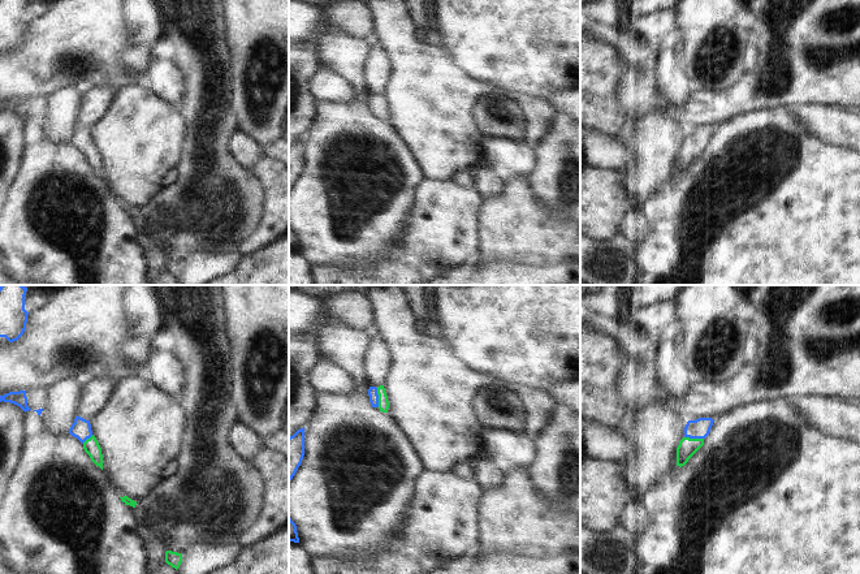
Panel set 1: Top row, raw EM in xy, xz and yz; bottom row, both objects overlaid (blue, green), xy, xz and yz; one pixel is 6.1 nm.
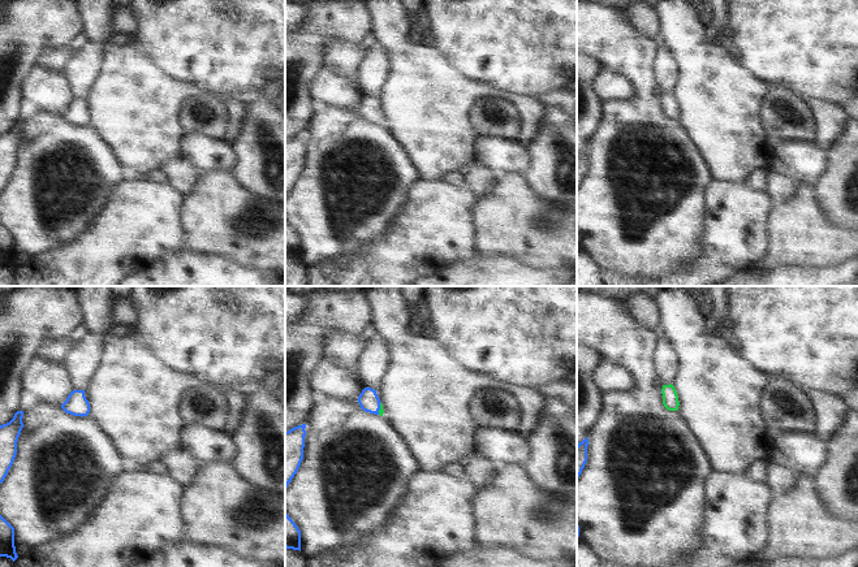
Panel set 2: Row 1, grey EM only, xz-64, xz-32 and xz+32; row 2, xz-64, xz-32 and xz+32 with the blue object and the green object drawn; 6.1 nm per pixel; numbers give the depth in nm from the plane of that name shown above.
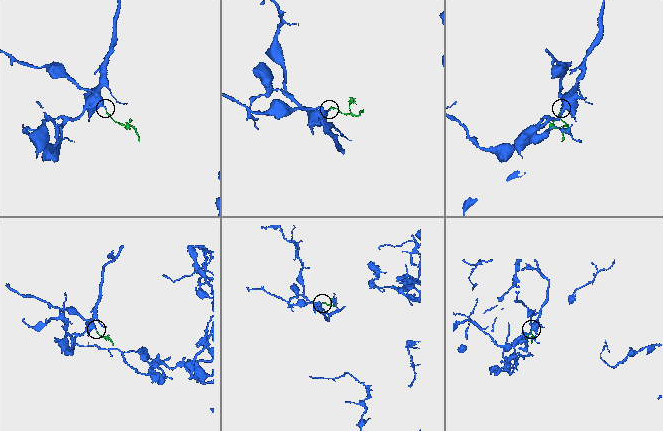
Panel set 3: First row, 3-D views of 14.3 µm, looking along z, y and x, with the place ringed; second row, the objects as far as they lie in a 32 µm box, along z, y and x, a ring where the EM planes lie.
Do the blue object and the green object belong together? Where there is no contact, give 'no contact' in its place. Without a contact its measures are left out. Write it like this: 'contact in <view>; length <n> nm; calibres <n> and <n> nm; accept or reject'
contact in xz; length 120 nm; calibres 60 and 60 nm; accept

